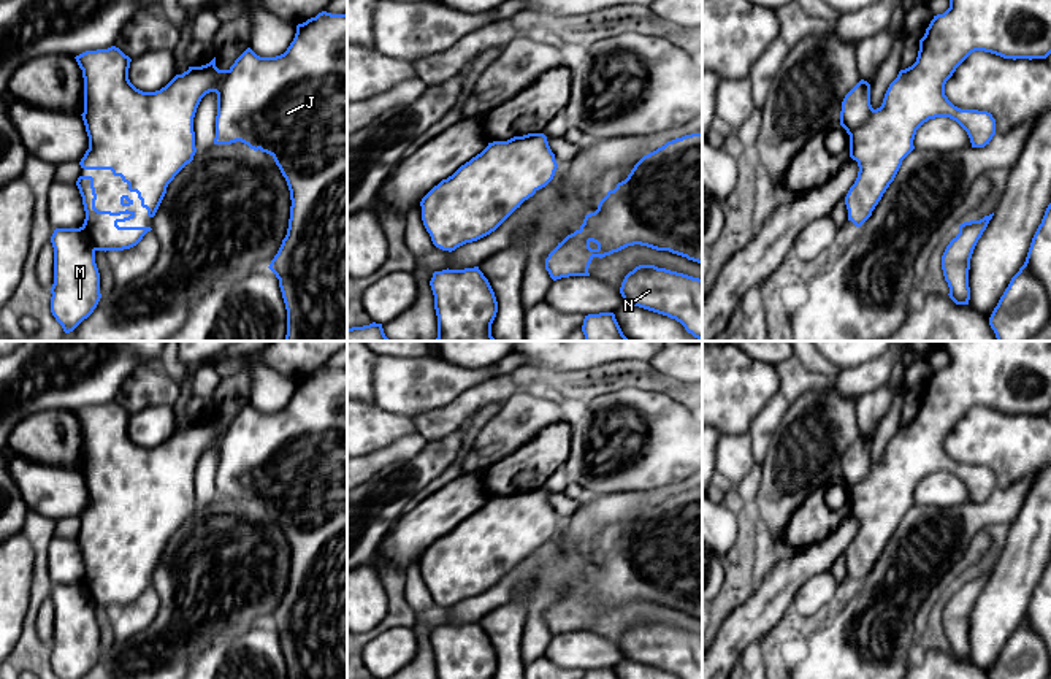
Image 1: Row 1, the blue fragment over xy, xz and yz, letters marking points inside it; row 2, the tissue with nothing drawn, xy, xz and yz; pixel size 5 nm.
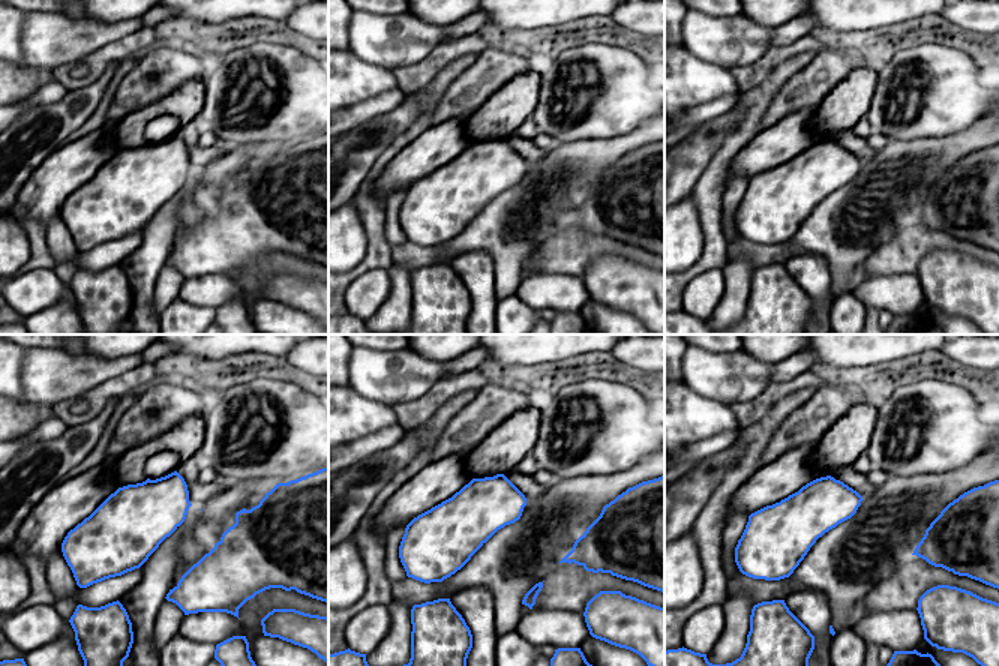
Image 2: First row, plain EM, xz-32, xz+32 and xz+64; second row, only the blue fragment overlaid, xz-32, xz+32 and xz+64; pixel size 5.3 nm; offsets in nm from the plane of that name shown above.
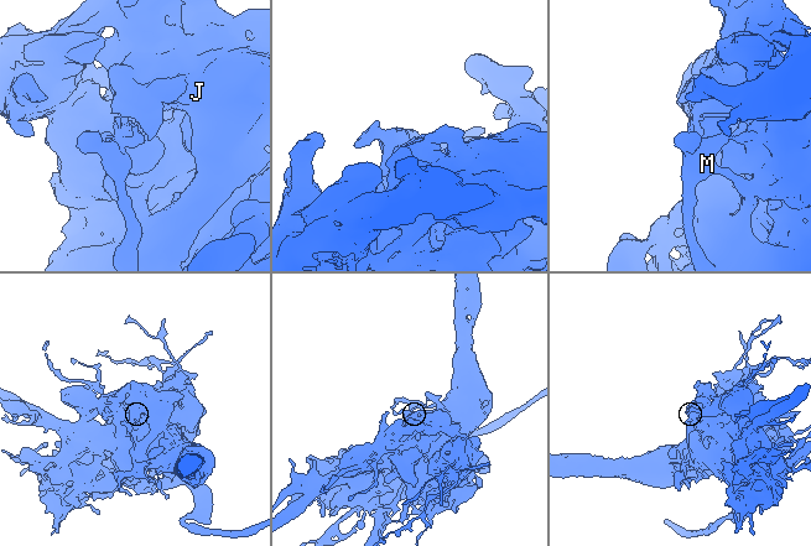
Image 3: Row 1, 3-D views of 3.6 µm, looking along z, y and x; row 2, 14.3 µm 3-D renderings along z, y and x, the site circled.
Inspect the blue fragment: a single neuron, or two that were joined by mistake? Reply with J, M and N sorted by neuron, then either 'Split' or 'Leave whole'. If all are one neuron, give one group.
Groups: J M / N. Split

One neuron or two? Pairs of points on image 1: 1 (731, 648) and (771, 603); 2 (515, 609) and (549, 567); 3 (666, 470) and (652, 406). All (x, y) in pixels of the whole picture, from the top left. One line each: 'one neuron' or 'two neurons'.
1: one neuron
2: two neurons
3: one neuron

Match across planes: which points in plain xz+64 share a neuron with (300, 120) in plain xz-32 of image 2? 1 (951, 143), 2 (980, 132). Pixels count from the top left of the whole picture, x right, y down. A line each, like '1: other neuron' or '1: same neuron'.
1: other neuron
2: other neuron

